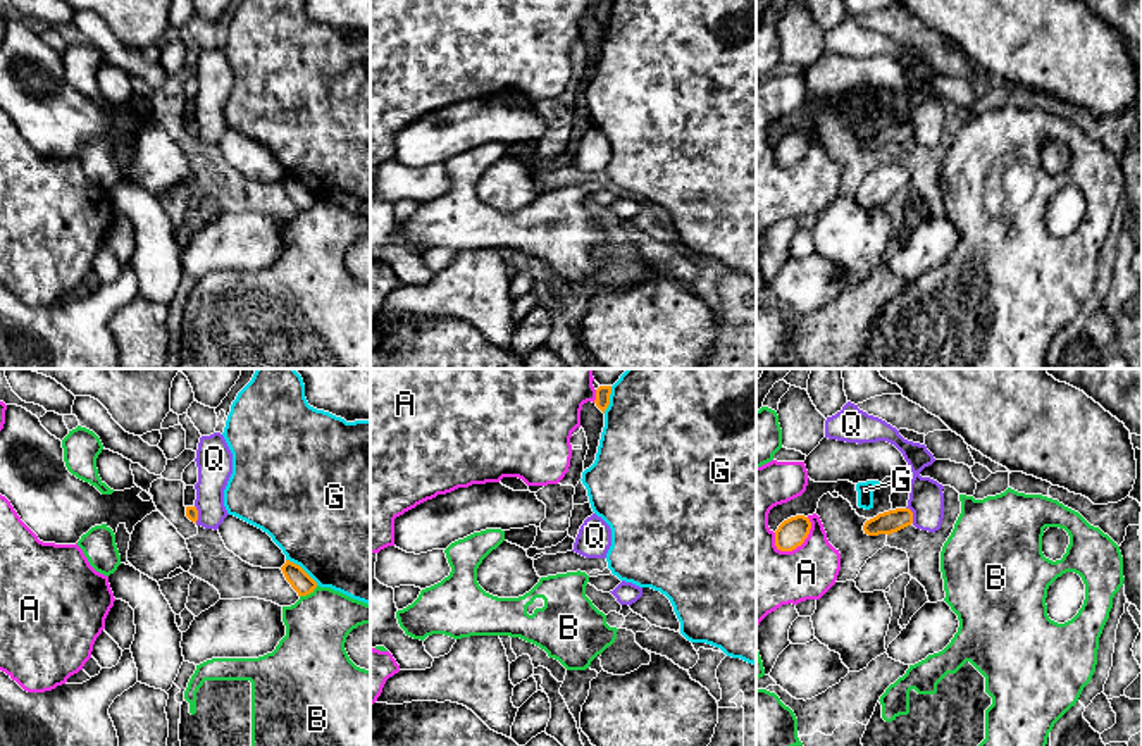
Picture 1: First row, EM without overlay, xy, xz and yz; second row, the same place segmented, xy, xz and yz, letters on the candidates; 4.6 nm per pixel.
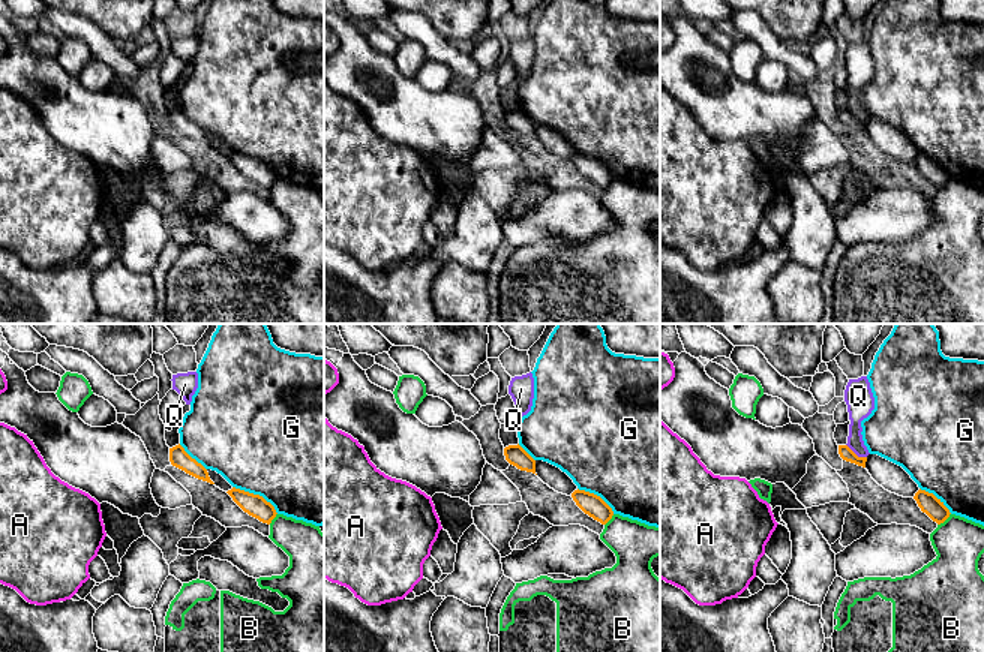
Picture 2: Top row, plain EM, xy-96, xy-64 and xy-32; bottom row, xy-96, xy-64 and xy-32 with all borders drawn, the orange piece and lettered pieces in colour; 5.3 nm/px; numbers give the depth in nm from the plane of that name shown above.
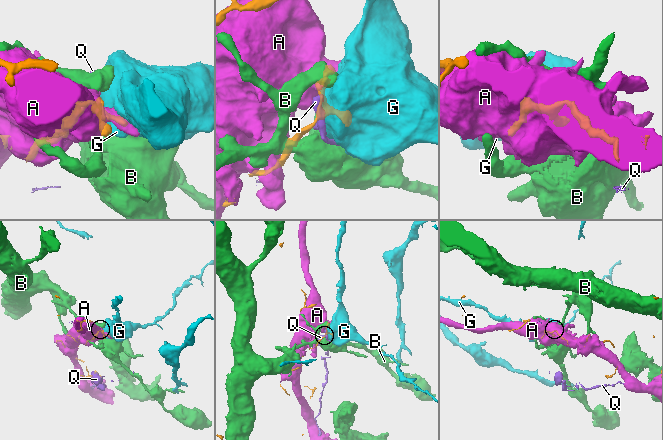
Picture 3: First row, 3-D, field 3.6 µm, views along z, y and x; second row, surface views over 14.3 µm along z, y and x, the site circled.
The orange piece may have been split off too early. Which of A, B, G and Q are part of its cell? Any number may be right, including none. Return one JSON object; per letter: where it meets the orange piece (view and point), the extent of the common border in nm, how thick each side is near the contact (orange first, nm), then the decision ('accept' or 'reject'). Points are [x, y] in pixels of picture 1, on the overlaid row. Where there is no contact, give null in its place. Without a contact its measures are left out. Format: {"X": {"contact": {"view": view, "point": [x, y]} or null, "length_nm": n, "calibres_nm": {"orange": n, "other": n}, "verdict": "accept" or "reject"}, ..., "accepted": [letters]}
{"A": {"contact": {"view": "yz", "point": [801, 543]}, "length_nm": 220, "calibres_nm": {"orange": 140, "other": 320}, "verdict": "reject"}, "B": {"contact": {"view": "xy", "point": [309, 593]}, "length_nm": 100, "calibres_nm": {"orange": 100, "other": 300}, "verdict": "reject"}, "G": {"contact": {"view": "xy", "point": [302, 569]}, "length_nm": 200, "calibres_nm": {"orange": 100, "other": 500}, "verdict": "reject"}, "Q": {"contact": {"view": "yz", "point": [912, 515]}, "length_nm": 90, "calibres_nm": {"orange": 110, "other": 160}, "verdict": "reject"}, "accepted": []}

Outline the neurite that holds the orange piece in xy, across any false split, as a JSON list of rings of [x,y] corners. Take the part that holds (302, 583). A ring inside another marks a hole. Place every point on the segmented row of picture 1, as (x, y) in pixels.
[[[286,560],[281,570],[298,596],[307,596],[317,587],[317,582],[300,565],[289,560]]]

